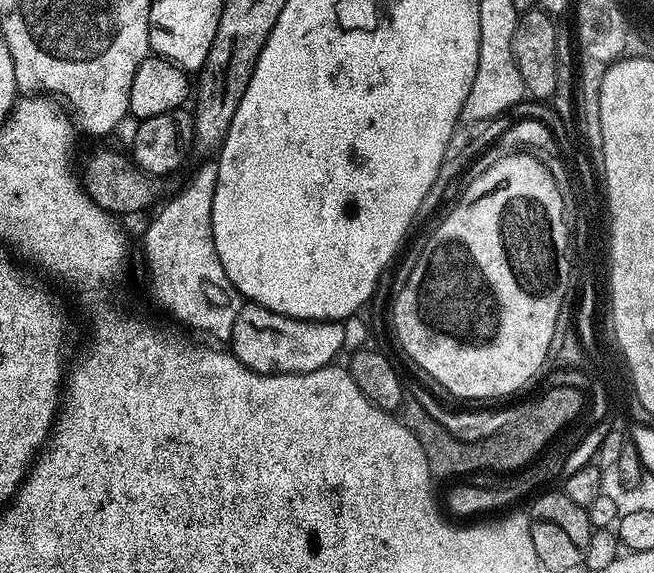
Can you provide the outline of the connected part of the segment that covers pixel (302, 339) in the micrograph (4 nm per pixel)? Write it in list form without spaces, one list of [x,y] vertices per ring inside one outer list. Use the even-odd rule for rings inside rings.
[[[241,303],[230,341],[232,355],[252,372],[276,374],[306,374],[310,370],[327,368],[339,352],[343,353],[343,323],[334,320],[290,318],[261,304]]]

